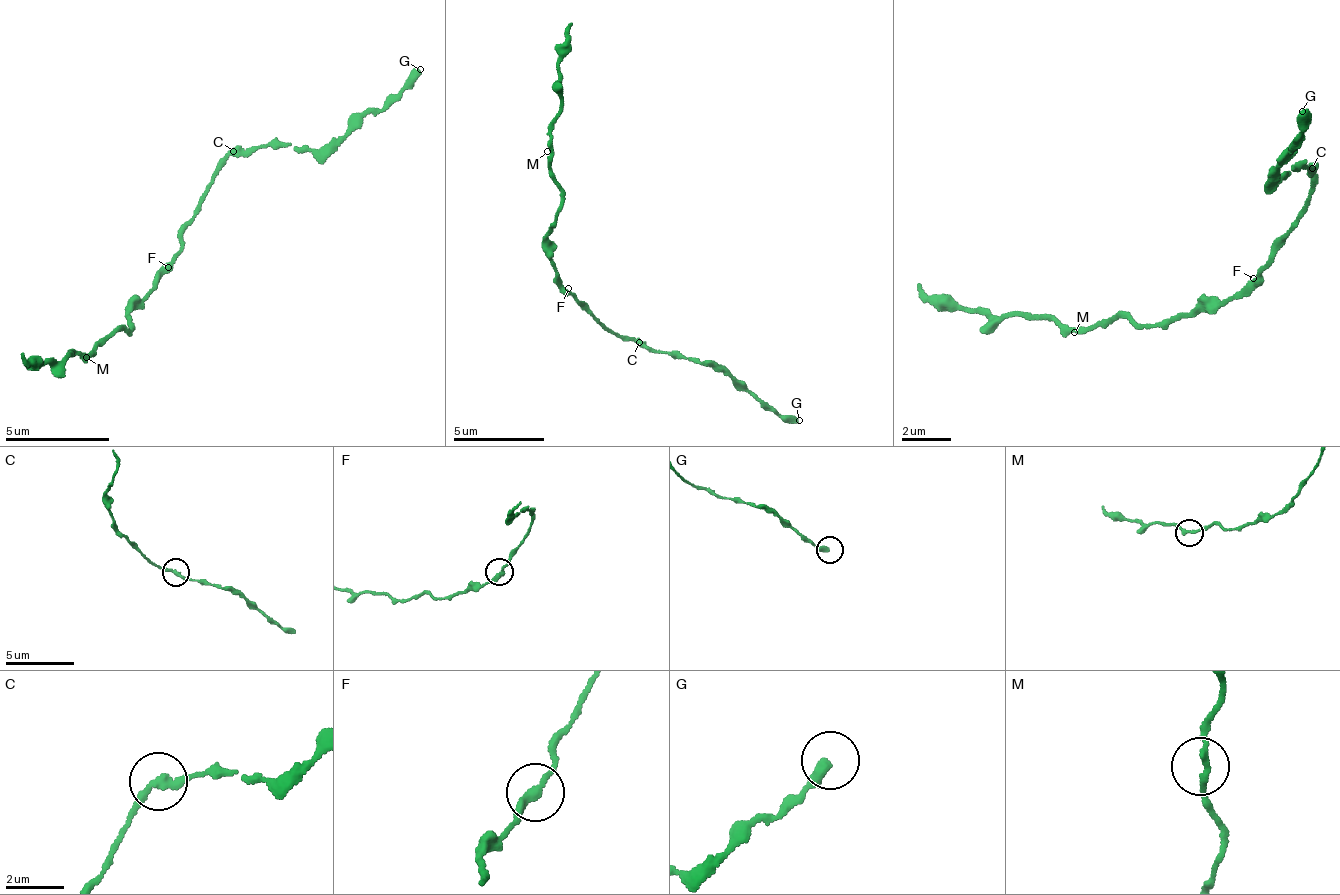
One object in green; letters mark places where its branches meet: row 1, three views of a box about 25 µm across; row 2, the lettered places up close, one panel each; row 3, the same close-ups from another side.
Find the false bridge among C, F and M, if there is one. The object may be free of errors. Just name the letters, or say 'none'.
C

